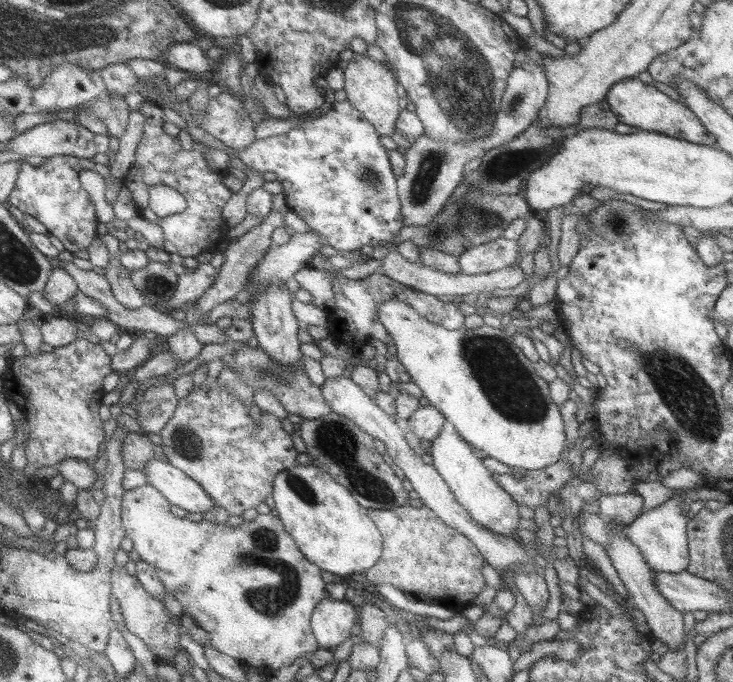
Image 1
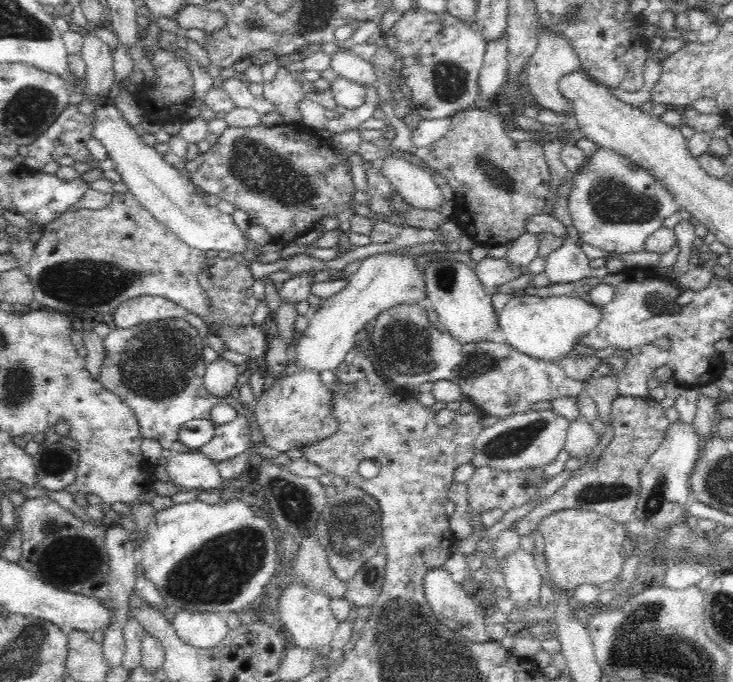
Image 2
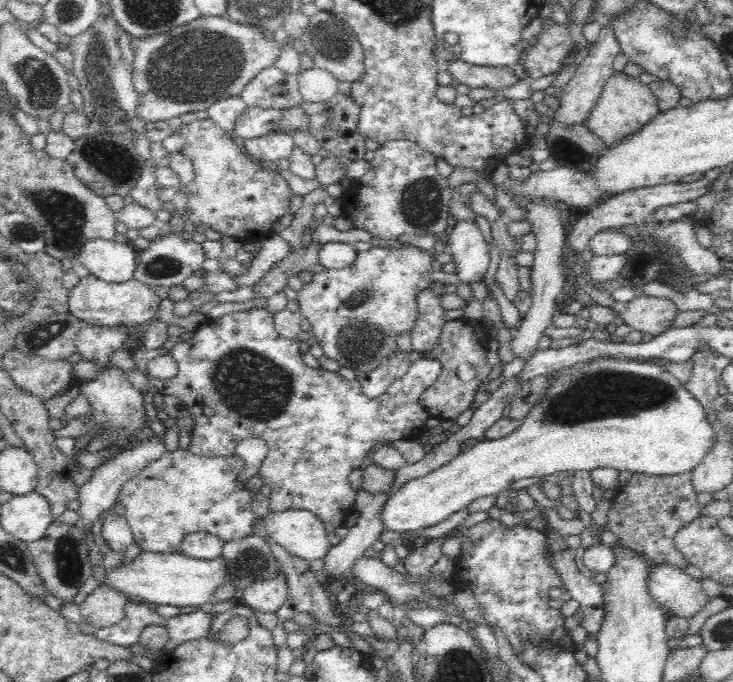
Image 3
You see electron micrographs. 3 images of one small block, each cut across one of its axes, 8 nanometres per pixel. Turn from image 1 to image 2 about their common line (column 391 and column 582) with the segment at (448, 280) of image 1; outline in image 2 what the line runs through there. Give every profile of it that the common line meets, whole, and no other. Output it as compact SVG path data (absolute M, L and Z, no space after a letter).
M572 230L564 244L546 258L546 275L552 284L570 284L592 277L591 260L576 245L579 234Z

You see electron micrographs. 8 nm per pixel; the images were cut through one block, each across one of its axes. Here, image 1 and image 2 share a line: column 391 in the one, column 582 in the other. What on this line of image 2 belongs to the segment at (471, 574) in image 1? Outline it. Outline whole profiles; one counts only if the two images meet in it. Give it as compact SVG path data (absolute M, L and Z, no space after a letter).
M591 509L554 512L542 520L538 532L544 540L543 556L553 584L570 592L584 584L599 587L604 582L614 582L630 553L626 526L616 524Z

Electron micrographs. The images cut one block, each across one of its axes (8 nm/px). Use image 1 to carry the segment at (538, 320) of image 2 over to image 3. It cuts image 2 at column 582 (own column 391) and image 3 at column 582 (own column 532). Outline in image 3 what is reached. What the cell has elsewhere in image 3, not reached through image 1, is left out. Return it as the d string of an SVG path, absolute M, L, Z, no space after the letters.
M610 357L592 359L591 363L580 363L569 375L558 379L549 388L543 403L537 404L512 434L498 440L478 442L442 468L410 480L390 493L380 521L383 530L416 532L443 522L482 496L498 495L516 480L556 472L592 472L596 468L610 468L658 477L692 473L717 443L714 425L716 421L704 411L701 402L664 368Z

